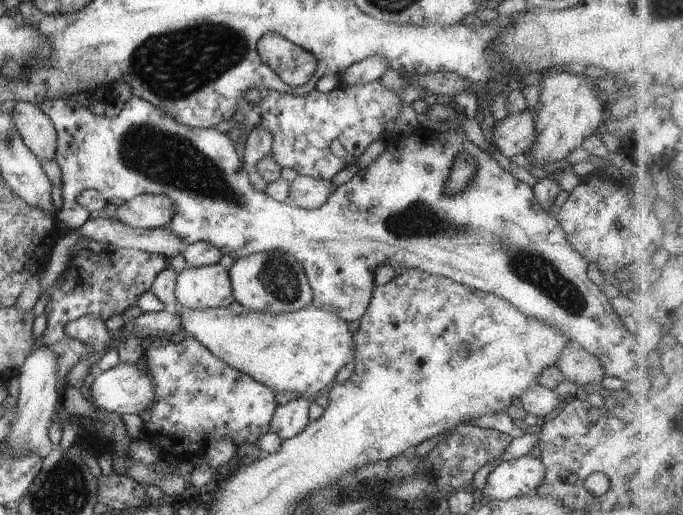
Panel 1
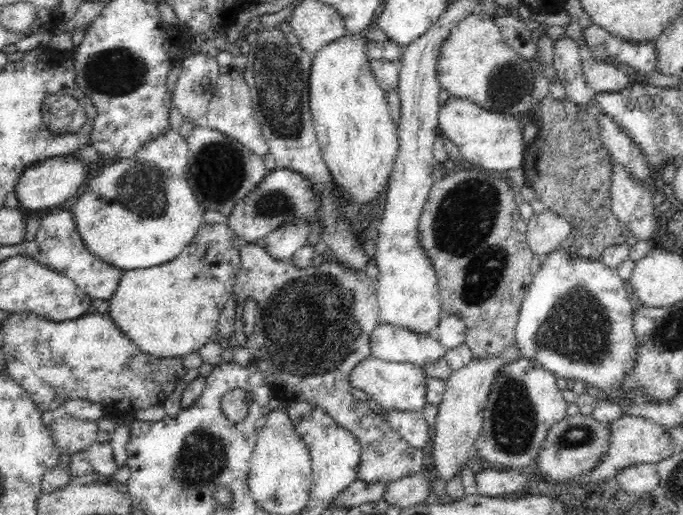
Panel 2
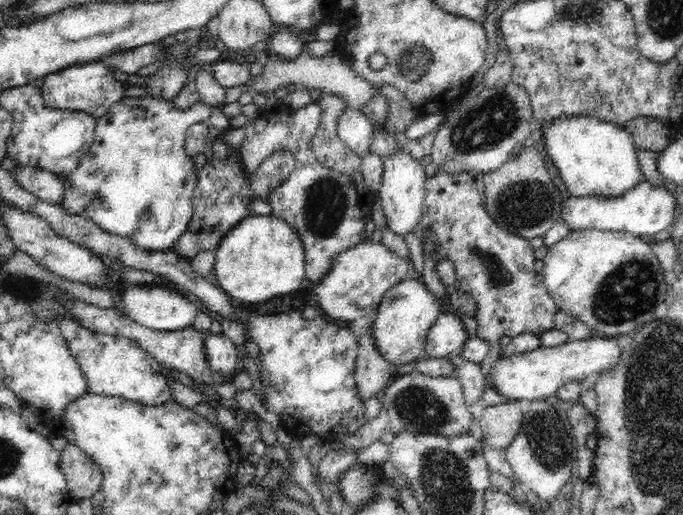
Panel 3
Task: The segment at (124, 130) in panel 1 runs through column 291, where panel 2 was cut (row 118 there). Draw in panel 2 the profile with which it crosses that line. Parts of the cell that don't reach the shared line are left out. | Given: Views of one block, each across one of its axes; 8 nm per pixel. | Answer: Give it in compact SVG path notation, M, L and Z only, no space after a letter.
M230 65L229 67L220 67L219 71L216 90L214 90L214 96L210 99L206 112L208 127L238 140L253 154L264 157L269 154L269 147L264 139L262 129L260 129L260 124L256 121L254 107L252 107L252 94L248 82L244 79L242 69Z

